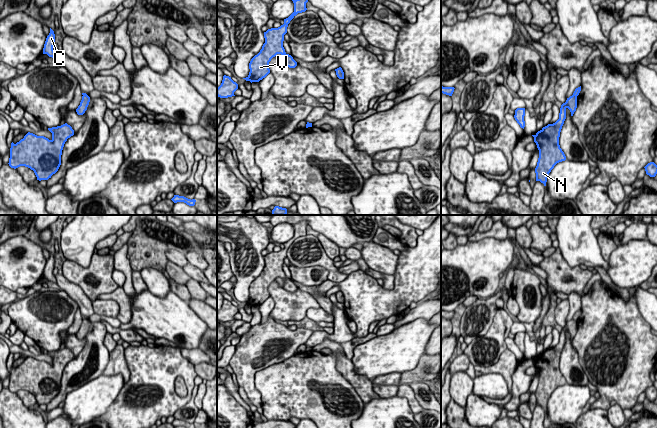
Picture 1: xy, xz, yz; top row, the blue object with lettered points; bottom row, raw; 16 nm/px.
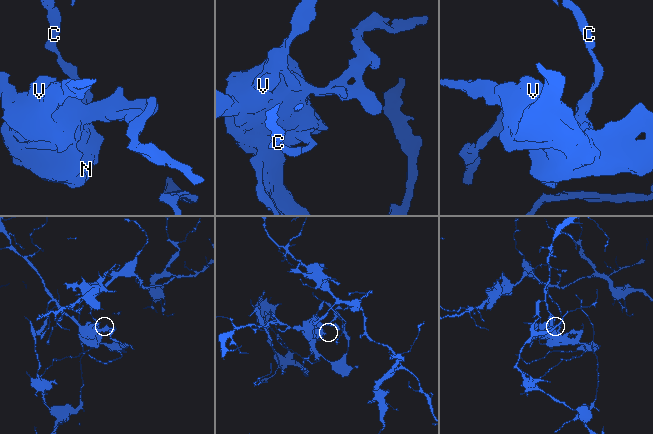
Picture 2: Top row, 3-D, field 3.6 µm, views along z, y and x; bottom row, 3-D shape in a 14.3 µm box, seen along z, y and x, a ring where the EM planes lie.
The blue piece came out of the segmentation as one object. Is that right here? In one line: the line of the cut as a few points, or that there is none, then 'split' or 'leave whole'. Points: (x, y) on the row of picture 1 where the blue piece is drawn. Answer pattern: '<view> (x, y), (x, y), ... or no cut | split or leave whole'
yz (573, 94), (576, 96) | split

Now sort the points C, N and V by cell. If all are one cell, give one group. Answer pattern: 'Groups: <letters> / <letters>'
Groups: C / N V

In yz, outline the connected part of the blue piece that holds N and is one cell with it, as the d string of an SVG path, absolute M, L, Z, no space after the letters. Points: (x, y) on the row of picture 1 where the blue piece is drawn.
M572 95L561 105L559 119L548 124L538 131L534 137L534 142L539 150L539 158L535 168L536 181L540 181L546 186L547 178L554 166L566 160L566 156L559 145L559 137L562 126L566 119L566 109L569 109L571 116L577 108L577 96Z

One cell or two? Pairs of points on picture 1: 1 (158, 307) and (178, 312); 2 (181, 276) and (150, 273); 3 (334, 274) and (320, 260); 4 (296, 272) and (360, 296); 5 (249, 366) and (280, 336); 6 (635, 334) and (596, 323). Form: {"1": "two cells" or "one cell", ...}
{"1": "one cell", "2": "two cells", "3": "one cell", "4": "two cells", "5": "one cell", "6": "one cell"}

